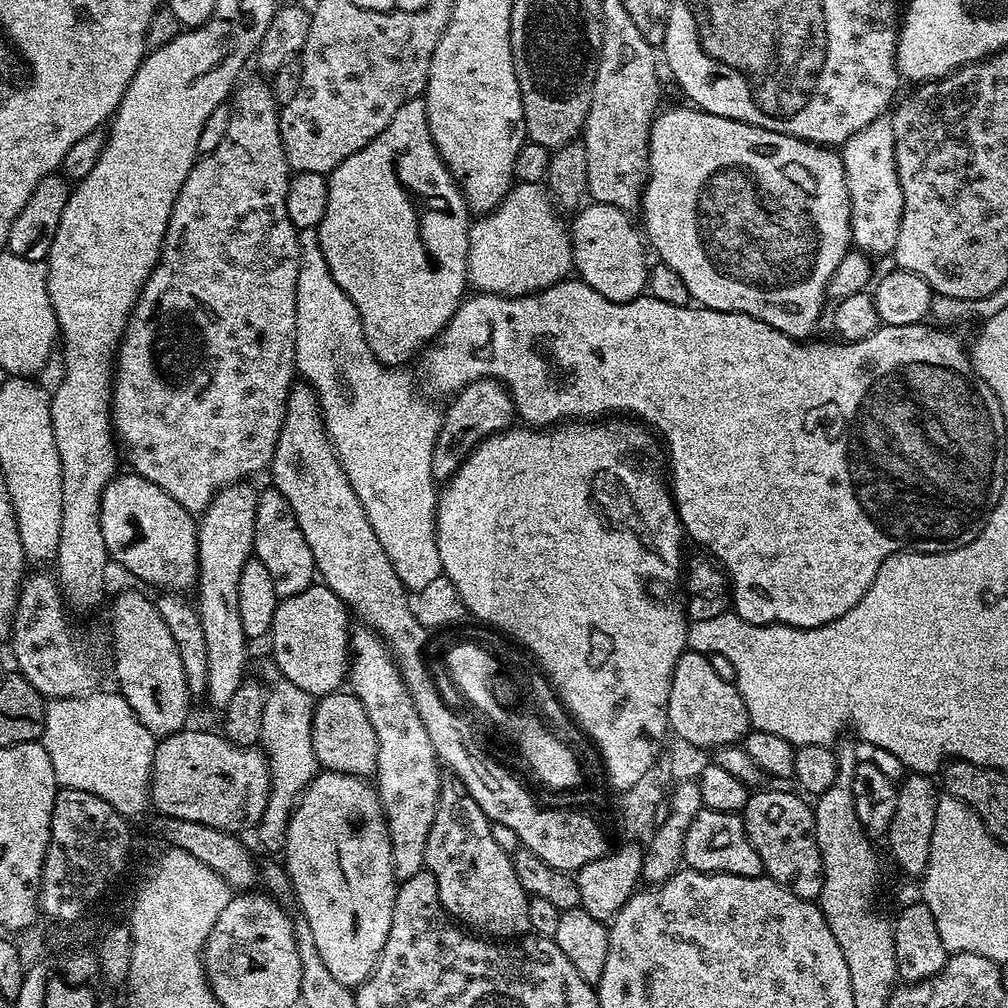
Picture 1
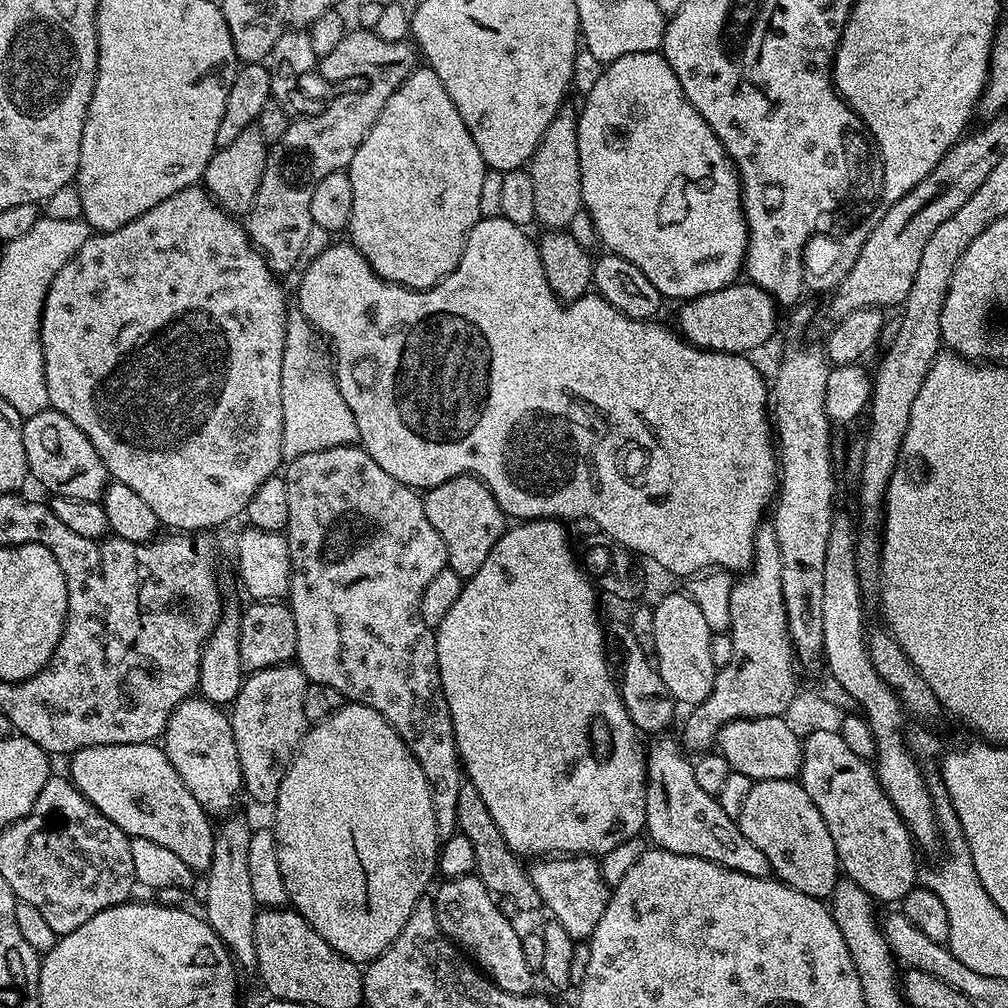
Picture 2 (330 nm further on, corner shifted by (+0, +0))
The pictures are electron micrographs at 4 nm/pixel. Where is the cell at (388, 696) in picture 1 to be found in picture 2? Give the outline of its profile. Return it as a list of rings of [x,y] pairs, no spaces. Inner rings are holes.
[[[347,444],[314,450],[310,454],[291,457],[282,472],[286,482],[286,495],[290,497],[290,514],[286,535],[290,546],[290,566],[292,567],[292,586],[290,589],[290,607],[294,614],[294,630],[298,634],[296,643],[295,663],[304,671],[304,675],[314,684],[334,686],[344,695],[345,701],[353,704],[365,704],[378,710],[394,726],[394,730],[406,742],[406,746],[418,758],[422,770],[426,774],[428,784],[432,787],[432,801],[434,802],[434,822],[436,823],[437,837],[447,838],[457,831],[456,815],[458,814],[458,790],[462,783],[462,765],[460,754],[456,751],[454,726],[450,718],[450,710],[446,706],[446,698],[440,681],[438,670],[438,654],[436,653],[436,633],[422,622],[420,607],[422,606],[422,590],[438,574],[438,570],[446,567],[446,546],[442,538],[438,538],[438,530],[430,526],[426,518],[426,510],[421,493],[415,488],[408,488],[398,478],[390,478],[374,458],[370,458],[363,446]]]

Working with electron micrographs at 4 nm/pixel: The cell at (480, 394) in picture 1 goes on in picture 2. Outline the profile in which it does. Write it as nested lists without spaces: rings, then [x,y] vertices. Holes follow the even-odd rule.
[[[469,474],[455,476],[427,489],[422,499],[430,526],[438,530],[438,538],[442,538],[446,546],[447,567],[465,578],[478,574],[482,562],[486,562],[490,550],[494,550],[498,538],[502,538],[506,530],[505,514],[492,491],[480,481],[480,477]]]

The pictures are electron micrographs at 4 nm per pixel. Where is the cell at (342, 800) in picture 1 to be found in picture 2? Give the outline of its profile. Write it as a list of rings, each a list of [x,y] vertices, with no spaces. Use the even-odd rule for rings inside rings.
[[[345,703],[344,707],[326,718],[321,724],[313,724],[304,733],[300,741],[300,750],[292,760],[292,765],[286,770],[282,778],[280,793],[274,805],[276,811],[276,849],[278,850],[278,866],[282,870],[282,882],[286,886],[288,904],[295,912],[309,923],[326,940],[338,954],[350,959],[359,966],[367,965],[377,960],[398,938],[402,926],[406,926],[406,918],[414,910],[414,906],[421,896],[429,891],[428,883],[432,875],[436,876],[438,857],[438,837],[434,822],[434,802],[432,801],[432,787],[428,784],[426,774],[414,758],[414,754],[402,742],[402,738],[386,722],[386,718],[378,710],[365,704]]]

